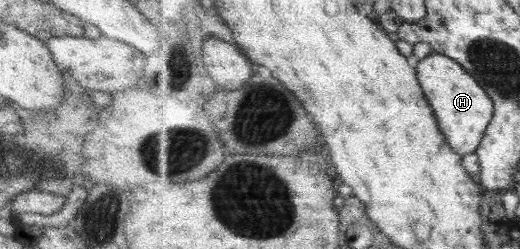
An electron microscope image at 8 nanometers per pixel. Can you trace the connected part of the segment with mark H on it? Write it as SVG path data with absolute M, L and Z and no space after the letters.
M433 52L417 62L417 76L429 104L437 116L438 125L457 154L462 157L476 153L485 138L490 122L495 116L495 103L488 92L469 71L444 54Z

